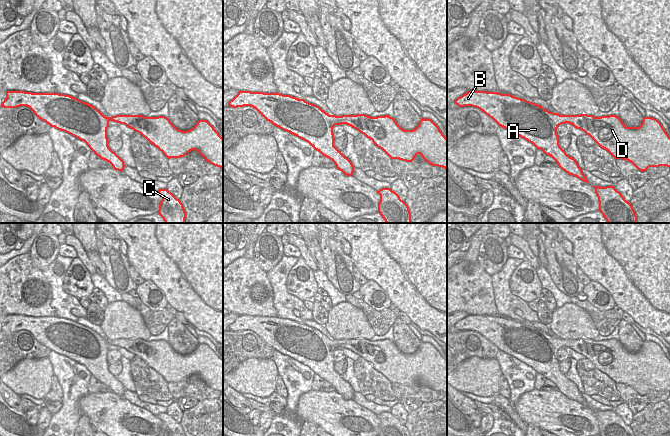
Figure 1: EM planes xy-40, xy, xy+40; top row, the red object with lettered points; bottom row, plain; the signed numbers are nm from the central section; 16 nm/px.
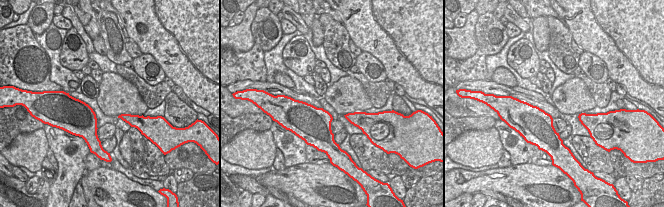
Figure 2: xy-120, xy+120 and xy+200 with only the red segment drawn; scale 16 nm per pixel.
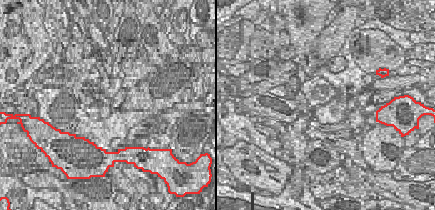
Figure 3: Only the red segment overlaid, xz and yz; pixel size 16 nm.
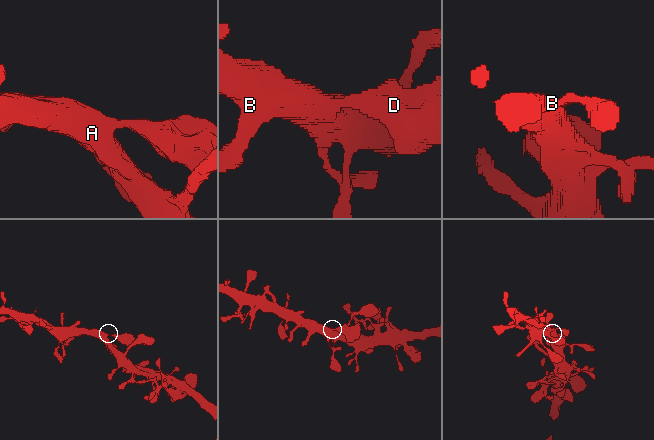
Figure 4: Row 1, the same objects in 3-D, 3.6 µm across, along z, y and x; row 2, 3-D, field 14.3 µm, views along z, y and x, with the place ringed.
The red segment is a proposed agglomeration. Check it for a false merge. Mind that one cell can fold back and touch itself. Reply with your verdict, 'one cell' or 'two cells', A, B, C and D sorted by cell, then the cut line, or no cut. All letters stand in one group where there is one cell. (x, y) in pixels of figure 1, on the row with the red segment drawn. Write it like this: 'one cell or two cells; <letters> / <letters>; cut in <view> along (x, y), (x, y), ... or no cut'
one cell; A B C D; no cut

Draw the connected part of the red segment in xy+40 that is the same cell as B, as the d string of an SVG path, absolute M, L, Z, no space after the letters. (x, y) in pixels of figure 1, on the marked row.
M468 91L454 102L459 107L480 109L499 126L532 143L551 156L562 170L583 182L589 183L582 169L559 145L557 128L561 124L569 123L584 131L615 159L627 160L641 172L649 167L670 167L670 137L652 117L644 117L639 127L626 127L616 115L560 115L511 94L487 91Z

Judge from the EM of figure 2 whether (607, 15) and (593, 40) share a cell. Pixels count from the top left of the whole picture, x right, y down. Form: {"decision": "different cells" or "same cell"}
{"decision": "same cell"}

